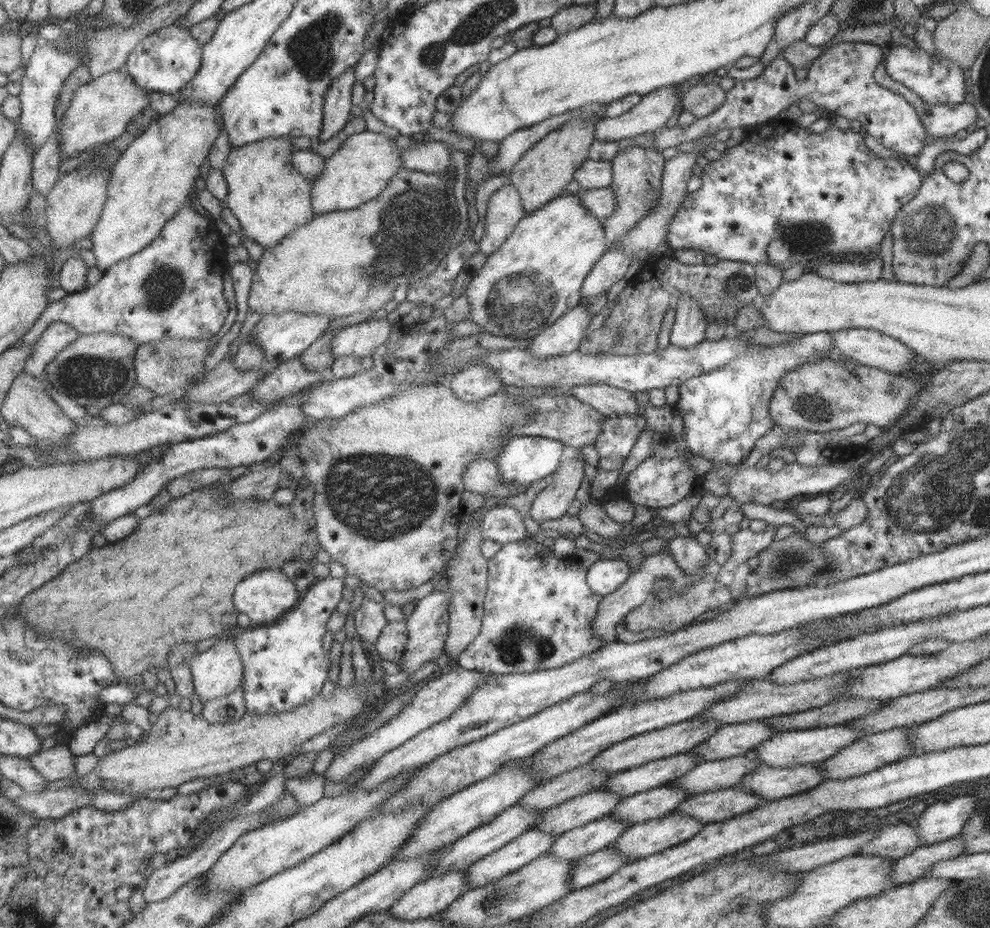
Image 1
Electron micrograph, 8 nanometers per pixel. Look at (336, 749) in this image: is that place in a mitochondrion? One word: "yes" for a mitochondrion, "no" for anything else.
no

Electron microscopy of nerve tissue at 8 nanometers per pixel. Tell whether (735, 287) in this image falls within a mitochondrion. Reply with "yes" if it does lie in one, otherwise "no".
yes

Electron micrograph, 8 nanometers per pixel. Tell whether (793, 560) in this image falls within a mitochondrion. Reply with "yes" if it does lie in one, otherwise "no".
yes

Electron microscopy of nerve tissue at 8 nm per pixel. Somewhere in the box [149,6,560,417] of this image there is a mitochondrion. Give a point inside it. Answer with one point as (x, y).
(411, 228)

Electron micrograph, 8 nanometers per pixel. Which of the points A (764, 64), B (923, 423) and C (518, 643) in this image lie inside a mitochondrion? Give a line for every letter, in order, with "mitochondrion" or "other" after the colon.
A: other
B: mitochondrion
C: mitochondrion

